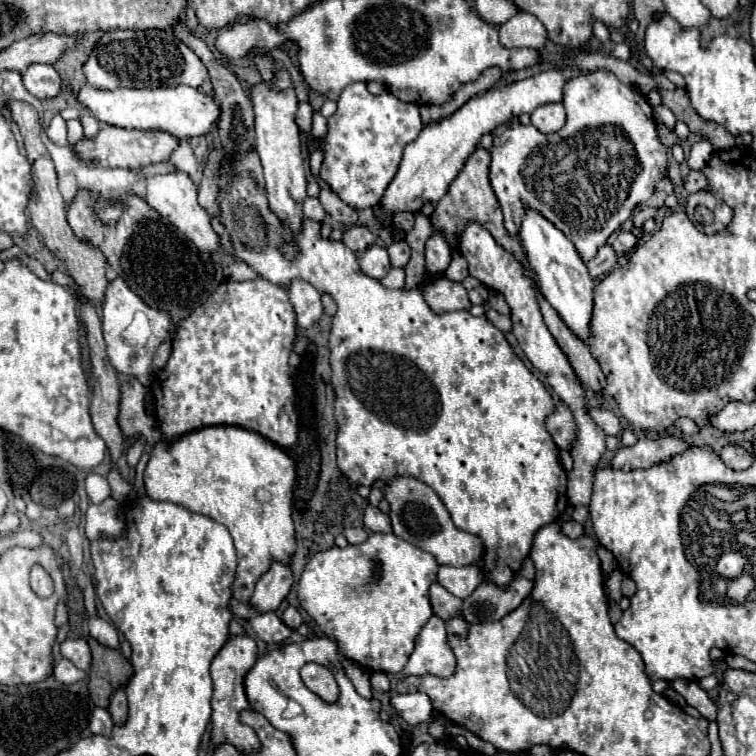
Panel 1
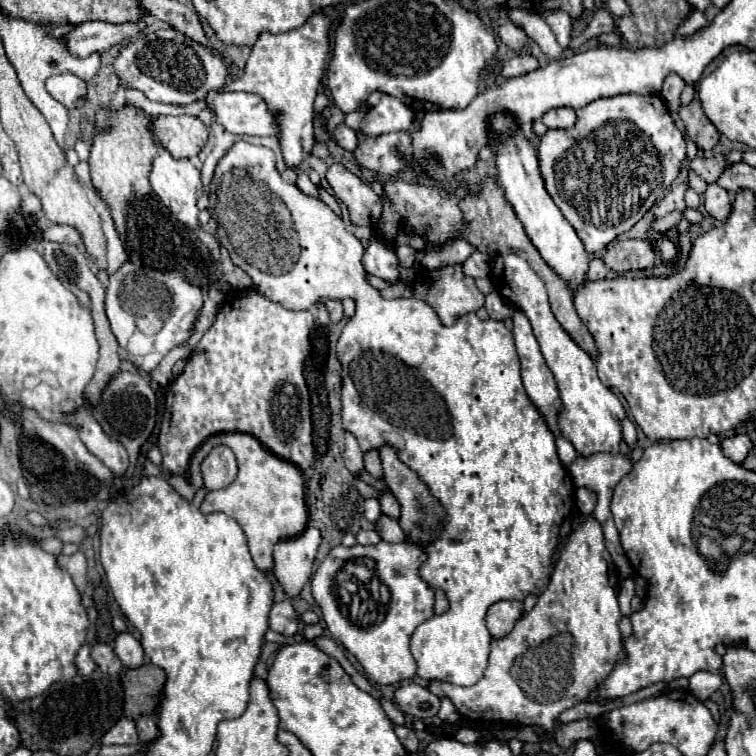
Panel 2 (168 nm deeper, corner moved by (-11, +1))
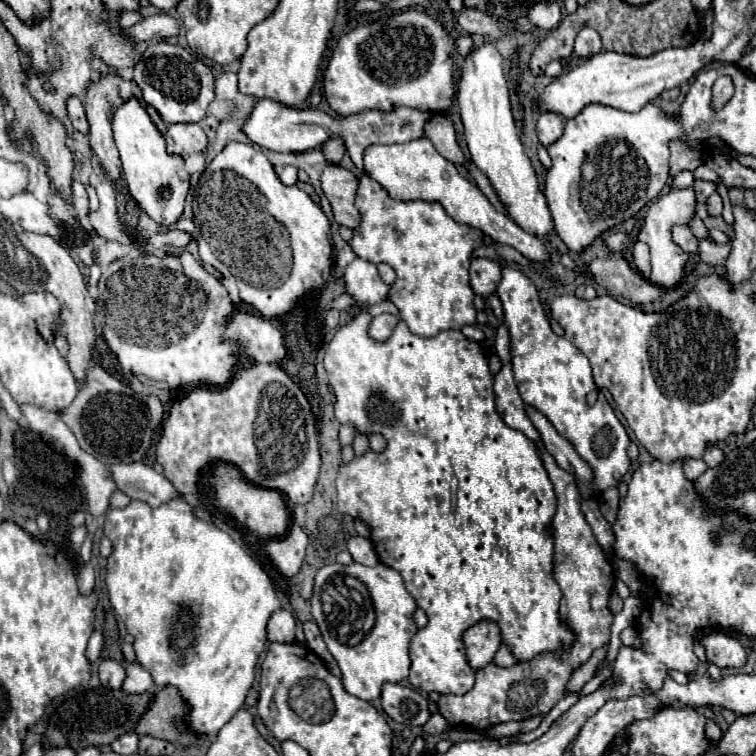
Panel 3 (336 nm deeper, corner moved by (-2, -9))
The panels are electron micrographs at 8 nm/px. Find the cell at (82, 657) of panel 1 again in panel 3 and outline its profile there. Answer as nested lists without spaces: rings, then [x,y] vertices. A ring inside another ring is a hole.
[[[101,660],[99,668],[97,668],[97,674],[99,674],[101,684],[105,688],[113,688],[113,690],[119,690],[121,682],[125,680],[123,664],[117,662],[117,660]]]

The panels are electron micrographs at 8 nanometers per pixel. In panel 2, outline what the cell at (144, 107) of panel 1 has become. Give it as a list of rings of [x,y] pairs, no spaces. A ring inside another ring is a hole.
[[[214,90],[206,102],[216,114],[216,120],[232,134],[278,136],[280,126],[276,112],[268,108],[262,96],[252,92],[222,92]]]

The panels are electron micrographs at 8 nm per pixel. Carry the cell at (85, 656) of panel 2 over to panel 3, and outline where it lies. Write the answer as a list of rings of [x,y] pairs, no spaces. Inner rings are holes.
[[[97,630],[97,632],[93,632],[93,636],[89,638],[89,646],[87,646],[87,660],[89,660],[91,664],[99,660],[101,648],[103,648],[103,632]]]

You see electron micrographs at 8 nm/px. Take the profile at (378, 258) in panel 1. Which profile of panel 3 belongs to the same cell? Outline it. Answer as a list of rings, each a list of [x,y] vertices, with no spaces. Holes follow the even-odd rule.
[[[355,258],[345,274],[343,274],[345,290],[355,296],[355,304],[359,306],[373,306],[389,296],[389,284],[385,284],[377,272],[377,266],[373,262]]]

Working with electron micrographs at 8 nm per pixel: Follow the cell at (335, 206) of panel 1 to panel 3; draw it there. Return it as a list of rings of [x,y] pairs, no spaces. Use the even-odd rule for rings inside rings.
[[[329,164],[321,174],[321,188],[327,200],[331,202],[335,222],[351,230],[355,230],[361,224],[361,216],[355,206],[357,184],[357,176],[341,166]]]

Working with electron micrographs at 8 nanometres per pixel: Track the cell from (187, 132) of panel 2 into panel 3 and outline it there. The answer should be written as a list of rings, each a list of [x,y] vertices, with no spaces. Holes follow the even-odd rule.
[[[171,124],[165,134],[167,152],[181,158],[189,158],[195,152],[203,152],[207,136],[199,124]]]

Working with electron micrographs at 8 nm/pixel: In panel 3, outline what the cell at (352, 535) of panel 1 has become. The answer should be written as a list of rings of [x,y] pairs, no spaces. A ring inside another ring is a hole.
[[[361,536],[351,538],[347,542],[347,550],[353,556],[353,560],[359,564],[365,564],[365,566],[377,566],[379,564],[379,558],[373,550],[373,542],[369,538],[361,538]]]

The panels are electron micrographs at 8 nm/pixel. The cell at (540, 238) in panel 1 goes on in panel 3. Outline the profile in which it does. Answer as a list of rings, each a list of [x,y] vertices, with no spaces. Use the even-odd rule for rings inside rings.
[[[485,42],[477,46],[475,52],[471,52],[461,66],[457,102],[465,126],[465,140],[471,152],[471,160],[491,180],[495,194],[505,206],[505,214],[525,232],[541,238],[543,242],[549,242],[549,238],[555,234],[555,224],[547,208],[545,196],[539,188],[533,164],[523,148],[519,130],[515,128],[509,104],[509,90],[501,62],[503,58],[497,52],[497,48]]]

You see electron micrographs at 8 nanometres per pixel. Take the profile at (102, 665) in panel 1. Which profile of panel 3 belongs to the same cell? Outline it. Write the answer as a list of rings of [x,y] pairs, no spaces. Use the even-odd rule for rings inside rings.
[[[165,686],[155,692],[155,700],[151,700],[151,708],[147,708],[143,720],[139,720],[139,724],[135,726],[135,732],[139,736],[149,734],[171,744],[191,746],[197,738],[187,730],[183,722],[185,710],[187,706],[179,690],[173,686]]]

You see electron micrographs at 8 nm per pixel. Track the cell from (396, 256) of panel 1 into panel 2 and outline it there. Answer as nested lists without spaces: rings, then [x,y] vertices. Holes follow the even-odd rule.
[[[396,246],[396,256],[398,256],[398,262],[400,266],[404,268],[410,268],[414,264],[414,258],[416,258],[416,250],[410,248],[410,246]]]

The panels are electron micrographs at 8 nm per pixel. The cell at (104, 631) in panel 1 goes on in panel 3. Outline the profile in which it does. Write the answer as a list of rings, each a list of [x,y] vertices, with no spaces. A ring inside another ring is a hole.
[[[125,662],[125,682],[123,682],[123,690],[129,694],[137,694],[137,692],[145,692],[153,686],[151,674],[139,664],[139,662]]]

